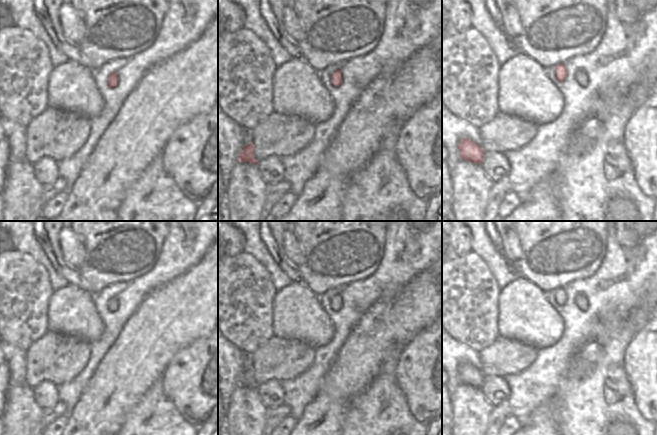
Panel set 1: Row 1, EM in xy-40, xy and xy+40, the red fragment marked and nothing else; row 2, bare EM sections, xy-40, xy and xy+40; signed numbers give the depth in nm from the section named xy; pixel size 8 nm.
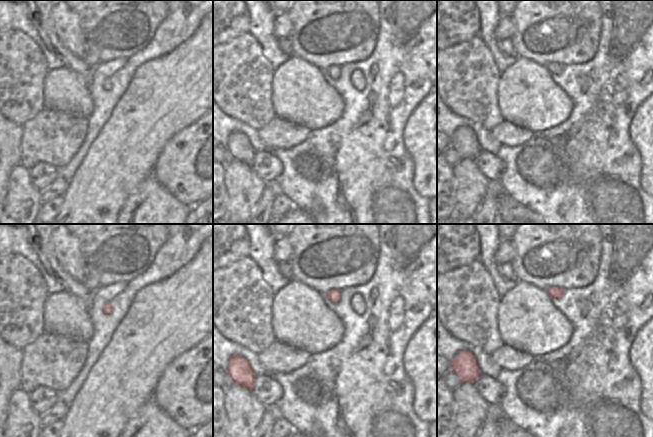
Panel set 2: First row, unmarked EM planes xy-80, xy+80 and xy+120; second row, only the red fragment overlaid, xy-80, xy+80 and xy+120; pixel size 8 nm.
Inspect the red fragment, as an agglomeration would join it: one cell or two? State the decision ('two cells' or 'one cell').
one cell

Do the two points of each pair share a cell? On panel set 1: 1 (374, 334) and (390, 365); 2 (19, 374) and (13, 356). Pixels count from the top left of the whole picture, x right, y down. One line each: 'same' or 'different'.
1: different
2: same

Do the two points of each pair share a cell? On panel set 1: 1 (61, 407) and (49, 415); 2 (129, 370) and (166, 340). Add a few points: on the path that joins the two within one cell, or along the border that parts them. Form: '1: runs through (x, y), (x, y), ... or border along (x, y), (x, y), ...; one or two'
1: runs through (58, 410), (52, 414); one
2: runs through (138, 361), (157, 342); one

